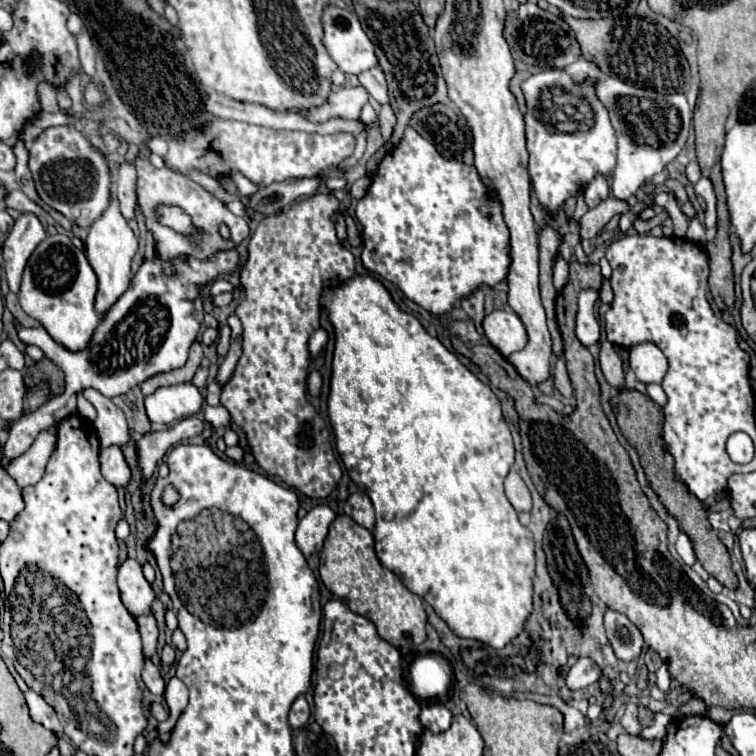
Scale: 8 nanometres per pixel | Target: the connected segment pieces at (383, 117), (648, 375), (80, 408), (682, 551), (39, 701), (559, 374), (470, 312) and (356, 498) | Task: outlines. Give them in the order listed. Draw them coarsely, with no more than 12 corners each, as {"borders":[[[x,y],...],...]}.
{"borders":[[[391,106],[379,112],[383,142],[391,142],[397,118]],[[651,342],[631,348],[629,366],[643,384],[661,384],[667,358]],[[77,398],[77,412],[95,420],[97,412],[85,398]],[[683,530],[677,538],[677,552],[689,566],[697,560],[693,544]],[[33,690],[25,692],[31,718],[53,730],[63,732],[53,706]],[[563,356],[553,368],[555,388],[571,398],[573,384]],[[477,290],[461,302],[461,308],[483,334],[481,322],[485,318],[485,296]],[[357,492],[345,502],[345,514],[369,532],[375,512],[369,496]]]}

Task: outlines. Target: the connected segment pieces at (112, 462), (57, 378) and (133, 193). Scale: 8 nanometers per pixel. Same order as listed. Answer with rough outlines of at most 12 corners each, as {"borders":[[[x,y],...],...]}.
{"borders":[[[101,448],[101,474],[117,486],[127,488],[131,468],[121,448]],[[49,358],[23,372],[27,388],[47,380],[53,394],[65,390],[65,374]],[[121,160],[115,188],[121,214],[135,218],[137,170]]]}

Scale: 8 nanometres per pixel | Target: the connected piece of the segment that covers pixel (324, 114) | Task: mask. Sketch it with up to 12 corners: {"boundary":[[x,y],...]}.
{"boundary":[[343,86],[309,112],[313,122],[357,120],[369,102],[363,86]]}

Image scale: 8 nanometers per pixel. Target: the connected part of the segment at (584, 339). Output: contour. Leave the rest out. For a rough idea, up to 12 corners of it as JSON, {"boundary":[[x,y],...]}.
{"boundary":[[583,290],[577,314],[577,338],[599,344],[601,322],[595,314],[595,290]]}

